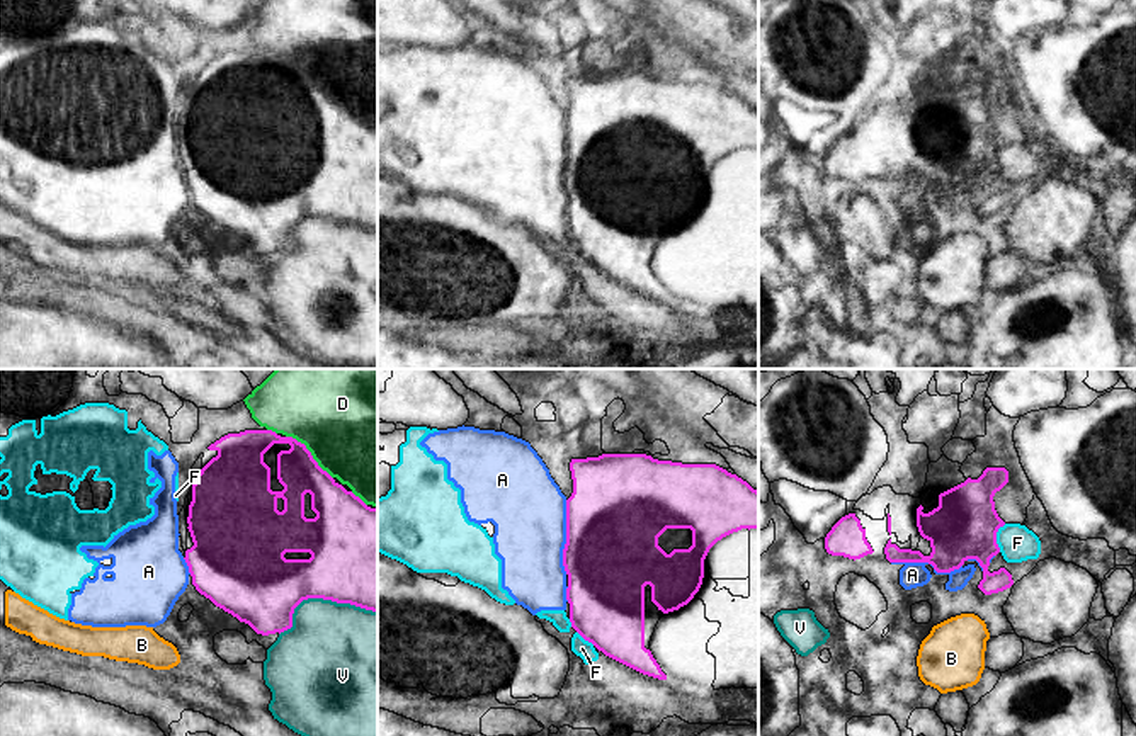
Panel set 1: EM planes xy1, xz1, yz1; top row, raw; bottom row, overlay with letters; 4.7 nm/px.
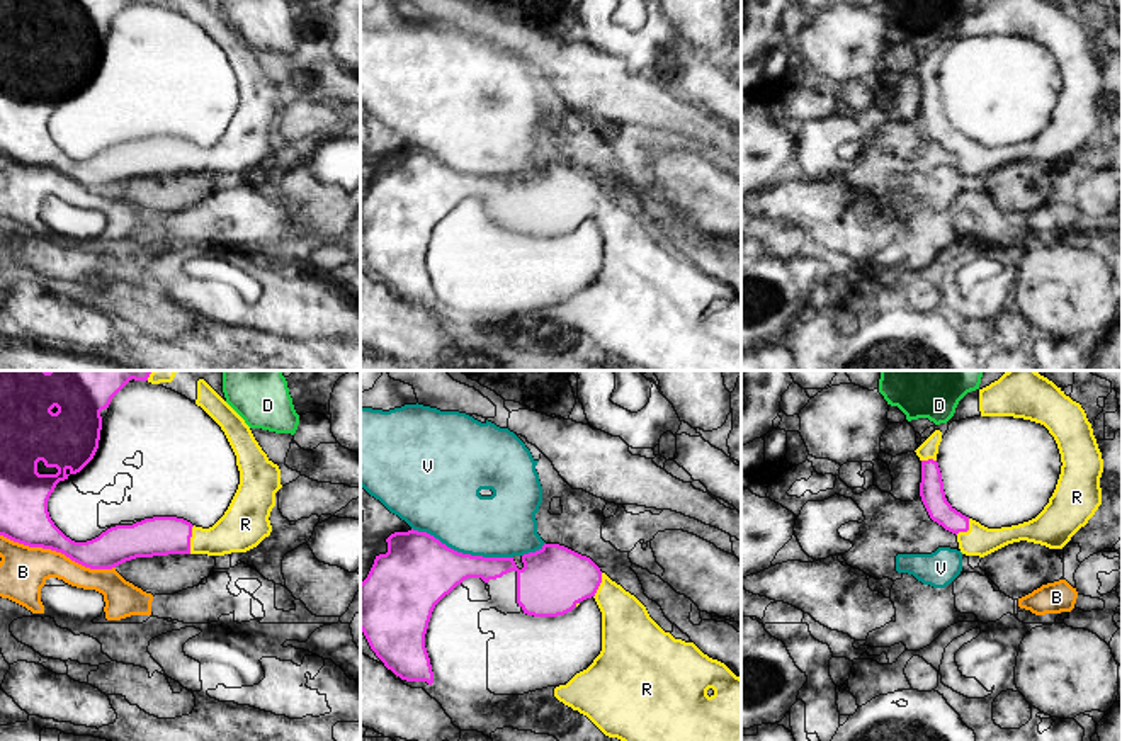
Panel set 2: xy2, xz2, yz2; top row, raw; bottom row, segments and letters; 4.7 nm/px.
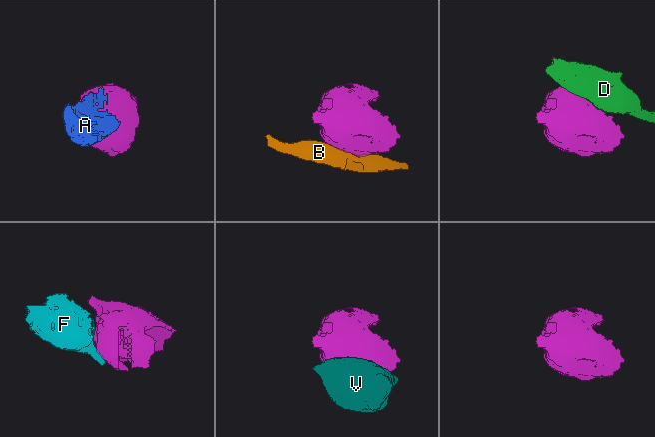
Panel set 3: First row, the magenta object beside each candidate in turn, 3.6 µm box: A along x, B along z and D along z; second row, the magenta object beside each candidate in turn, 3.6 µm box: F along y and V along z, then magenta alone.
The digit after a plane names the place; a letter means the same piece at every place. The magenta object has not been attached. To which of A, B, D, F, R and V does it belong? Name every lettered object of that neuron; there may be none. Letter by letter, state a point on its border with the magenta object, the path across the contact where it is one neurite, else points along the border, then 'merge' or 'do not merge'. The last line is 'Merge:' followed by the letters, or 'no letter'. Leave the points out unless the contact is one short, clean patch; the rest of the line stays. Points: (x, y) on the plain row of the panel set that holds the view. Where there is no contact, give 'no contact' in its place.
A: xz1 (567, 157) | do not merge
B: xy2 (58, 170) | do not merge
D: xy1 (310, 72) | do not merge
F: yz1 (995, 157) | do not merge
R: xy2 (189, 158) | merge
V: xy1 (320, 216) | do not merge
Merge: R

